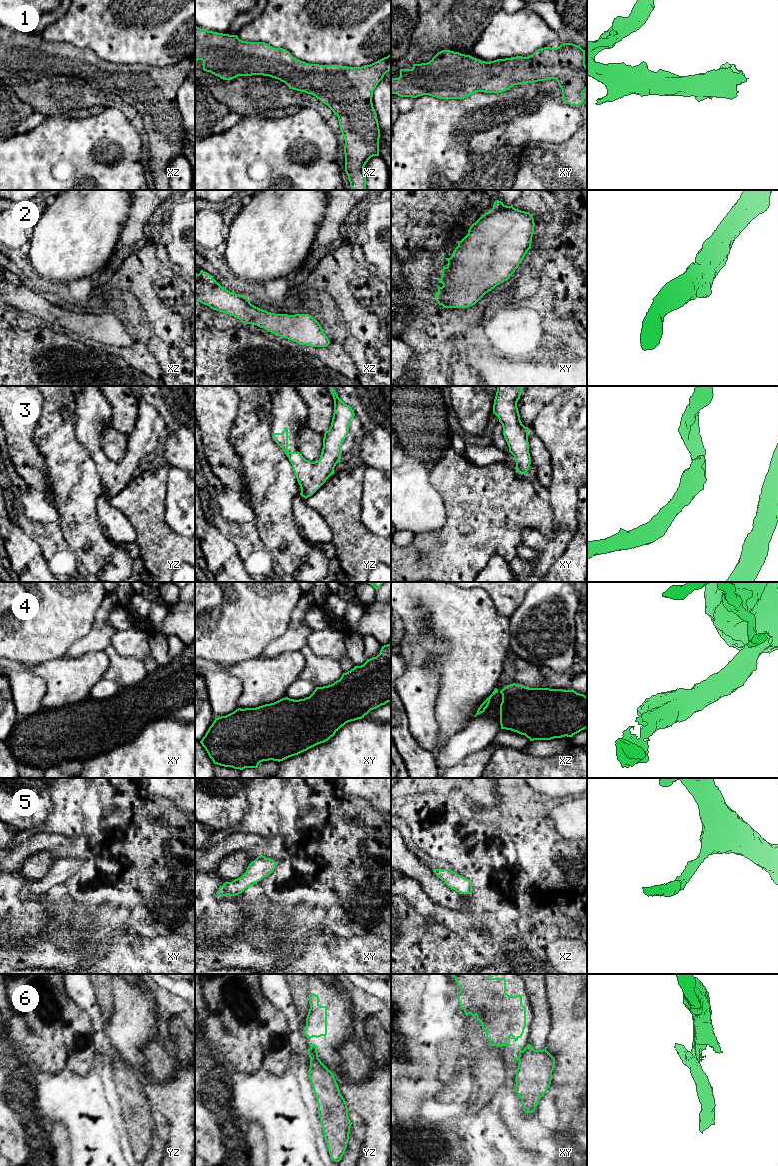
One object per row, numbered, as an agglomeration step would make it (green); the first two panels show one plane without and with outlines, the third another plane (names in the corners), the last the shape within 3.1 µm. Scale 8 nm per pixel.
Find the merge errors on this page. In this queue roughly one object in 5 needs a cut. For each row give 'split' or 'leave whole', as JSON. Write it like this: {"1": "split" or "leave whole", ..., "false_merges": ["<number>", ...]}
{"1": "leave whole", "2": "leave whole", "3": "leave whole", "4": "leave whole", "5": "leave whole", "6": "split", "false_merges": ["6"]}

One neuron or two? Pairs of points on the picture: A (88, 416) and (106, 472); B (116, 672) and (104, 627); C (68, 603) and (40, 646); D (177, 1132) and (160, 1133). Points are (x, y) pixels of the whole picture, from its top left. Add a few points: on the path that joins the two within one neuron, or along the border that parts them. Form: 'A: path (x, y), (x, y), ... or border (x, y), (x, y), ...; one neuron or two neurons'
A: path (89, 430), (89, 437), (100, 458); one neuron
B: border (110, 645), (103, 650); two neurons
C: path (57, 614), (40, 631), (40, 635); one neuron
D: border (166, 1121), (169, 1127), (169, 1135); two neurons

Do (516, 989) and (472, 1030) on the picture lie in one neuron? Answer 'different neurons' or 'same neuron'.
same neuron

